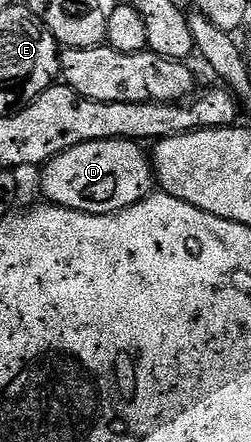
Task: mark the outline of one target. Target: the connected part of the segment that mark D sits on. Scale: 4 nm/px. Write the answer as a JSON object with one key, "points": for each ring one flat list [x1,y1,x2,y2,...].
{"points":[[127,138,77,144,42,167,39,186,48,203,82,214,117,214,148,198,156,185,152,159,142,145]]}

